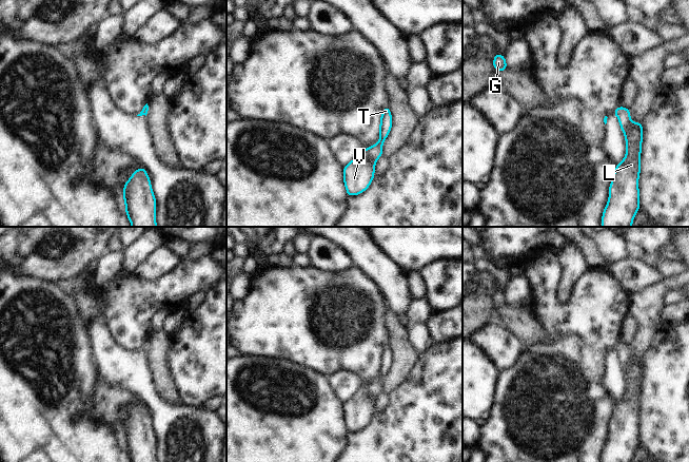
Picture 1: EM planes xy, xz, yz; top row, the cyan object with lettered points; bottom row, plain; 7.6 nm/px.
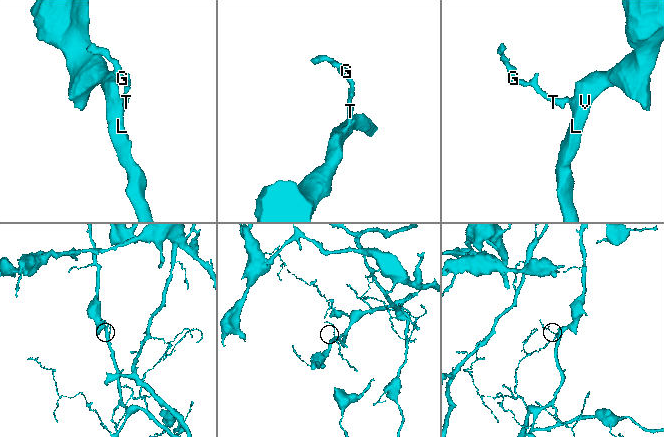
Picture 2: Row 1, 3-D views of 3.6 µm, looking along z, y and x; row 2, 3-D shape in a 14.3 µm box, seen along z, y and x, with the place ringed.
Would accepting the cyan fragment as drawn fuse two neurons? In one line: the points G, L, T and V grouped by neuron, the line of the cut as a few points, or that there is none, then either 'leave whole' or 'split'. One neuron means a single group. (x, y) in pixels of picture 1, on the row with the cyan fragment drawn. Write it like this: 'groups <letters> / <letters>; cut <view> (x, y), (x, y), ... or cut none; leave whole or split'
groups G L T V; cut none; leave whole

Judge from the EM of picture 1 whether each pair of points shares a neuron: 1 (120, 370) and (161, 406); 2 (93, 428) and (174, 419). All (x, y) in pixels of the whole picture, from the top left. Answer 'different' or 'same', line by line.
1: same
2: different

